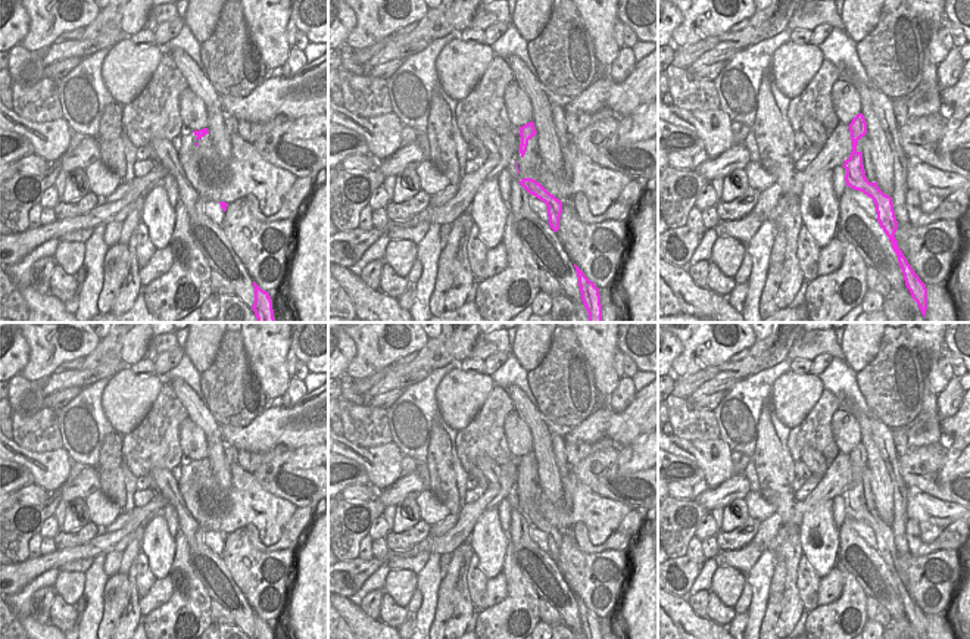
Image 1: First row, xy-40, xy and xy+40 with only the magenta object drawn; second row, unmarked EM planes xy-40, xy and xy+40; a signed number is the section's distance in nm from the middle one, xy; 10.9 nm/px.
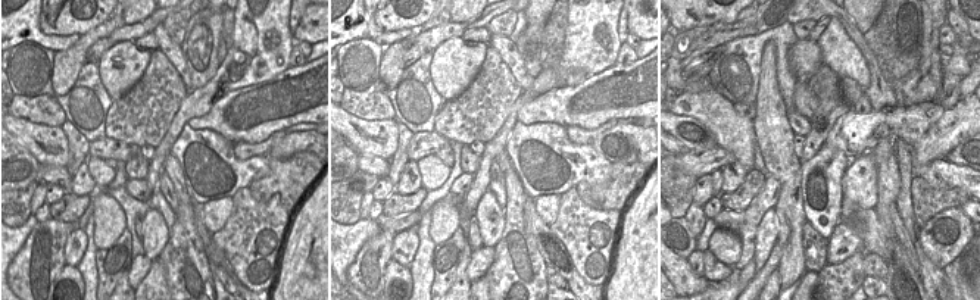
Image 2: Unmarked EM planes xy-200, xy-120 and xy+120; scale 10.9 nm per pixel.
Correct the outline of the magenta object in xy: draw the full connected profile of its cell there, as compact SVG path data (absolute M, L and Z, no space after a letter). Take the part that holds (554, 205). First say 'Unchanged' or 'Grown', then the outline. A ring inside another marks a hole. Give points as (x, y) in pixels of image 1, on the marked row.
Unchanged. M523 178L520 184L533 196L540 199L548 206L549 225L556 233L562 213L562 202L551 194L540 183L533 178Z

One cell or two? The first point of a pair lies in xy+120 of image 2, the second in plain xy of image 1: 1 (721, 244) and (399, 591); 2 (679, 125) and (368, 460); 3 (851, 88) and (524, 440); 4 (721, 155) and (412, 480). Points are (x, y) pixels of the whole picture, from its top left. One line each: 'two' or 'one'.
1: one
2: two
3: one
4: one

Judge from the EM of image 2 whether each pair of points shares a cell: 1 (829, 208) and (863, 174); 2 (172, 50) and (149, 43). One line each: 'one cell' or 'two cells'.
1: two cells
2: two cells

